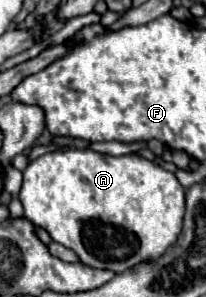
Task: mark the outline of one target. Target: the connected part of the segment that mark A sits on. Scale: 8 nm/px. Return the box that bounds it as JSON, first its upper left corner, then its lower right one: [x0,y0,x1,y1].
[18,149,186,273]

